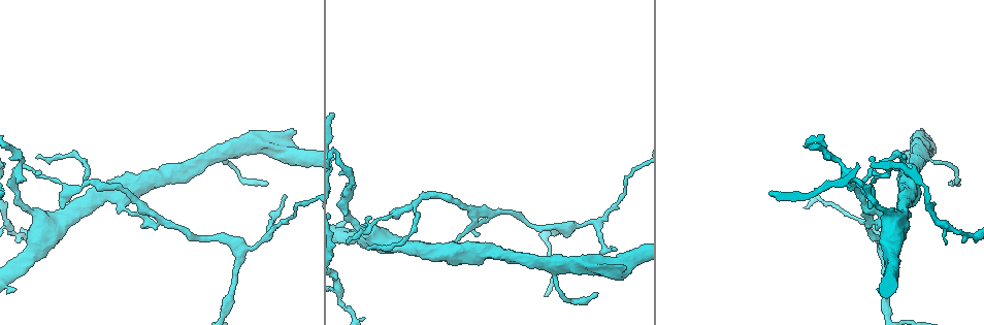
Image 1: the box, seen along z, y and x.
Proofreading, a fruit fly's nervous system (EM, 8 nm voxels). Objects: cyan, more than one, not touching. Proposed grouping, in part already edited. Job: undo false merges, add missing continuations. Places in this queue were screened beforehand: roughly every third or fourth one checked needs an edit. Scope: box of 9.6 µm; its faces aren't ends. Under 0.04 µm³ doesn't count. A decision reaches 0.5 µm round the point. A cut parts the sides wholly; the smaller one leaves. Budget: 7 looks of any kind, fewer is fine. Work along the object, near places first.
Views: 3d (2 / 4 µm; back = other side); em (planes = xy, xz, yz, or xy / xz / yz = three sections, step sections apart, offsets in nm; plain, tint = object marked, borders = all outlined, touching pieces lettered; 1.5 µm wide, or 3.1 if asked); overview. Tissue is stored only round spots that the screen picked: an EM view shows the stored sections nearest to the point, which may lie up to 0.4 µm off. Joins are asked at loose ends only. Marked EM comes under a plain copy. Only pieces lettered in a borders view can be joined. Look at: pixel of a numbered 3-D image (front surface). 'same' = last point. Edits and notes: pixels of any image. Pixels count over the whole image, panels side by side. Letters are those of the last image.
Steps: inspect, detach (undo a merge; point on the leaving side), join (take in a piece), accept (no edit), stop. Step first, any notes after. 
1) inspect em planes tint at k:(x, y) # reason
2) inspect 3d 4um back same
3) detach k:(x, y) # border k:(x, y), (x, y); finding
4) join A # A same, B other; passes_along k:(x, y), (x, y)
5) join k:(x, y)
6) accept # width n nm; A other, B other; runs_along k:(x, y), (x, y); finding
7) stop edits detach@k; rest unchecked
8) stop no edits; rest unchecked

inspect 3d 2um at 1:(624, 266) # an open end

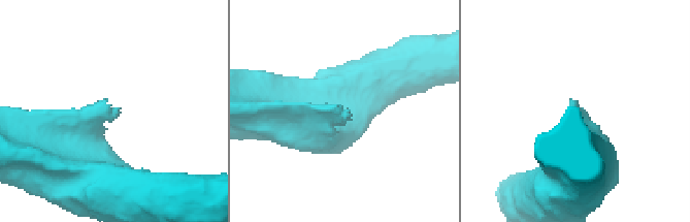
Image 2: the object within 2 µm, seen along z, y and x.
inspect em planes borders at 2:(339, 108)

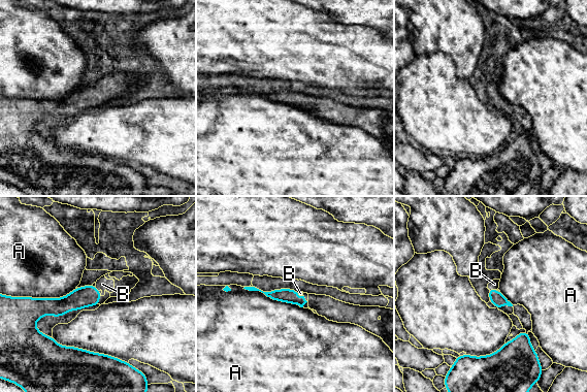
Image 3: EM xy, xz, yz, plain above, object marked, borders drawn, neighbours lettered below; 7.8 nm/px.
join B # A other, B same; passes_along 3:(498, 300), (493, 289), (494, 284); it goes on there

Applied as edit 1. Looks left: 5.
inspect em planes borders at 1:(121, 204) # a narrow waist

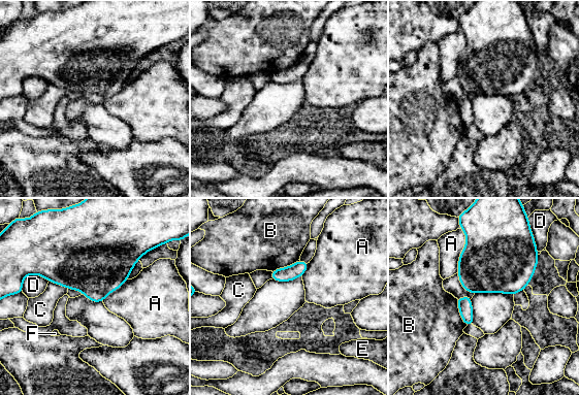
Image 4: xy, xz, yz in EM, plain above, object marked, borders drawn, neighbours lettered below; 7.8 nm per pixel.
detach 4:(93, 297) # A other, B other, C other, D other, E other, F other; border 4:(88, 297), (99, 294), (103, 298); a second neuron is stuck on

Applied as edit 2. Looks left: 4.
inspect overview # redraw

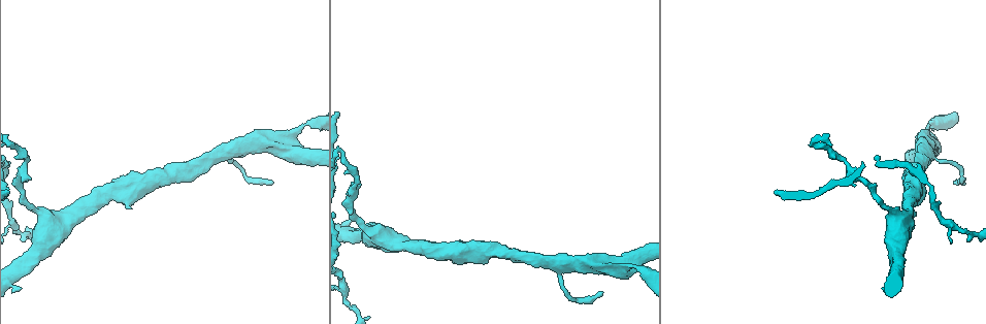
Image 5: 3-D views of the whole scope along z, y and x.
inspect 3d 2um at 5:(346, 300) # thin neck

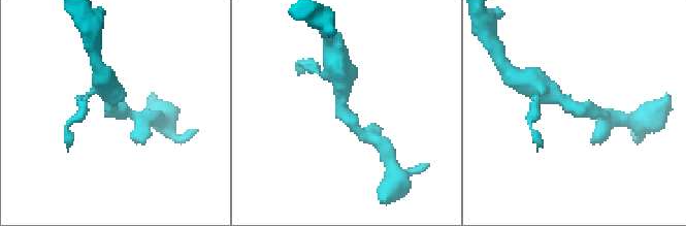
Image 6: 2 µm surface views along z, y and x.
inspect em xz step 4 tint at 6:(344, 112)

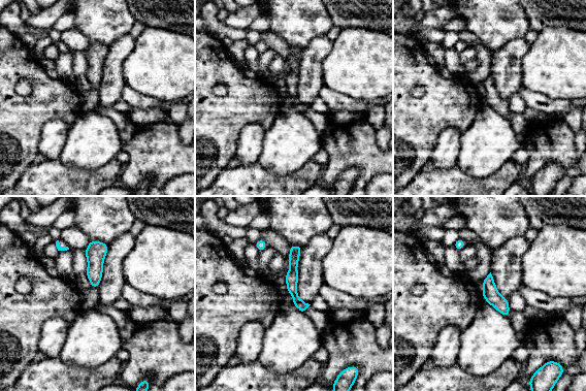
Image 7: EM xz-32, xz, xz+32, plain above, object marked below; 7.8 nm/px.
inspect em planes borders same # cut it another way

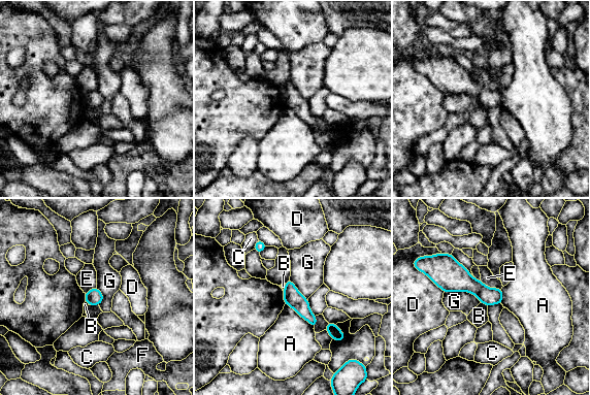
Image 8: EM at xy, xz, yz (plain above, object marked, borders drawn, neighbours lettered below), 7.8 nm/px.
accept # A other, B other, C other, D other, E other, F other, G other; runs_along 8:(289, 283), (292, 297), (315, 323); continuous, no second neuron

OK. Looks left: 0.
stop edits join@3, detach@4; rest unchecked

